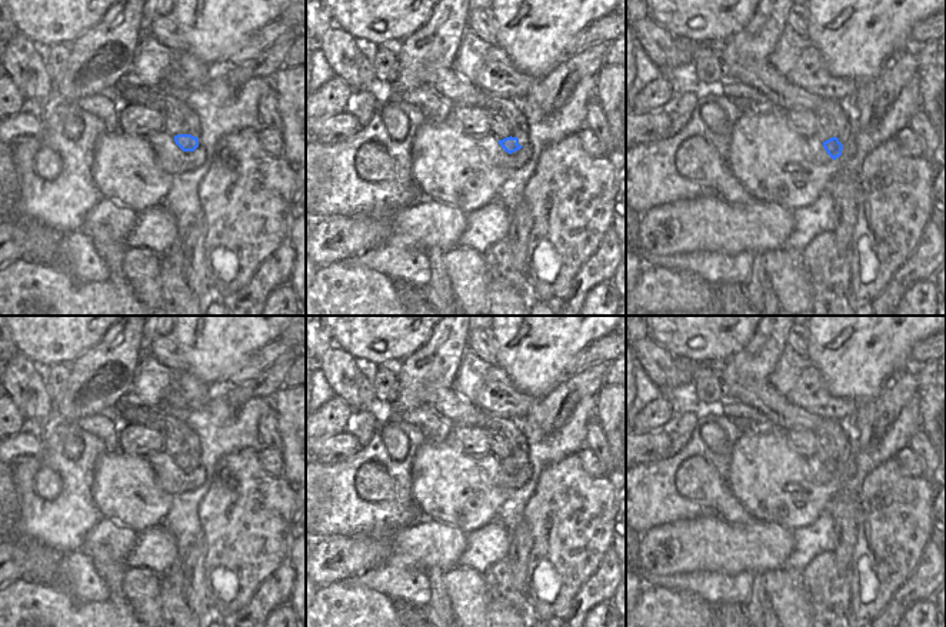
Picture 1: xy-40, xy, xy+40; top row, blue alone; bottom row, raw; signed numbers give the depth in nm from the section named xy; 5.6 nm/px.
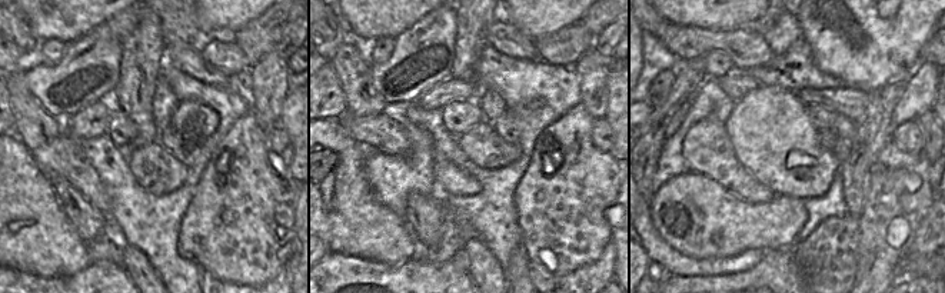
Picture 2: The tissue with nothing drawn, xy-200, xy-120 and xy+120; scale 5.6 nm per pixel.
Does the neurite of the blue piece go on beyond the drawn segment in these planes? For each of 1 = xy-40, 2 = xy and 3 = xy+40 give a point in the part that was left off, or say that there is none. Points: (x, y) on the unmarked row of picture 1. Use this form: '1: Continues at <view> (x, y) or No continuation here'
1: No continuation here
2: No continuation here
3: No continuation here.

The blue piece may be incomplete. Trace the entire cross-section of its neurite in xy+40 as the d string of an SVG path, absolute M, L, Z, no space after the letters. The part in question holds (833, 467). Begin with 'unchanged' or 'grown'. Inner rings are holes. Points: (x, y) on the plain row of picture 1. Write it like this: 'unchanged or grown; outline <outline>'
unchanged; outline M832 457L826 461L823 461L823 467L827 471L827 474L836 480L837 477L842 476L843 464L839 461L837 457Z

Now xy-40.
unchanged; outline M177 454L174 461L183 471L194 471L199 467L199 457L191 454Z

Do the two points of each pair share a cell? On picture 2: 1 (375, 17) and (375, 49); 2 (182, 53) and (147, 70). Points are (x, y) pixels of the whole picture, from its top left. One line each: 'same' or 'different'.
1: different
2: different

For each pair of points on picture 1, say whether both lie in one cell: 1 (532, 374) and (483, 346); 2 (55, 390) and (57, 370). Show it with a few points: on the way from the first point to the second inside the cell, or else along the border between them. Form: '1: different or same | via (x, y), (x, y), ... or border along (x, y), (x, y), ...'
1: different | border along (489, 330), (495, 342), (496, 364)
2: same | via (55, 386), (57, 374)

